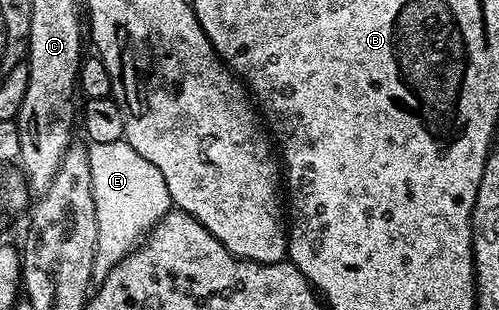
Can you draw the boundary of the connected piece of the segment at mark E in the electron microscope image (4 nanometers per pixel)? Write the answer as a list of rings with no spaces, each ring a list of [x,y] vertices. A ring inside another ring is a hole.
[[[123,139],[118,141],[106,141],[105,143],[88,143],[87,149],[90,161],[90,178],[93,186],[94,210],[97,213],[97,245],[94,253],[92,278],[99,281],[104,279],[143,240],[144,236],[152,230],[152,226],[173,210],[170,189],[166,189],[166,181],[162,173],[146,157],[141,157],[136,150],[130,149],[130,145]]]

